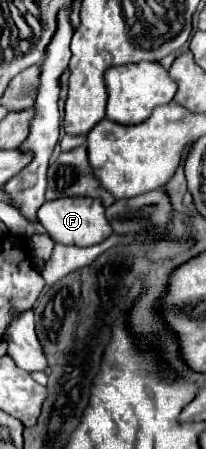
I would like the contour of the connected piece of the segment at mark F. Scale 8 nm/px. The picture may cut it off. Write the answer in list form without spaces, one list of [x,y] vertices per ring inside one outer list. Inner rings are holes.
[[[60,198],[60,200],[48,200],[38,210],[38,220],[46,228],[46,232],[62,242],[62,244],[74,244],[74,246],[94,246],[104,242],[110,234],[110,222],[106,220],[106,208],[98,198]]]

